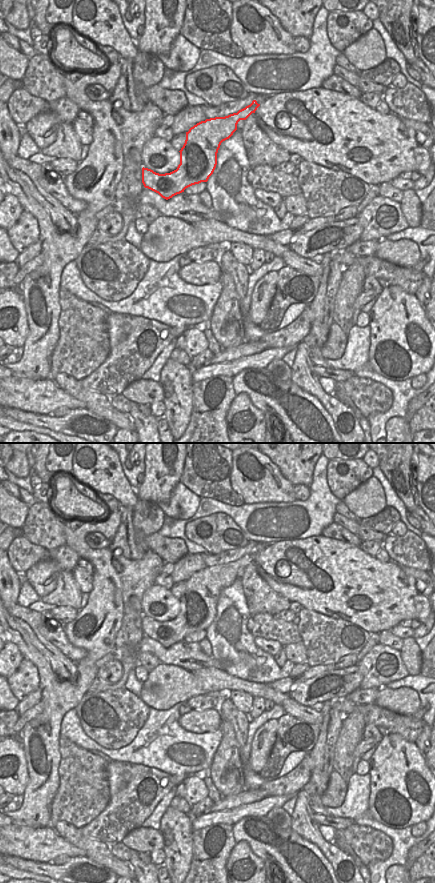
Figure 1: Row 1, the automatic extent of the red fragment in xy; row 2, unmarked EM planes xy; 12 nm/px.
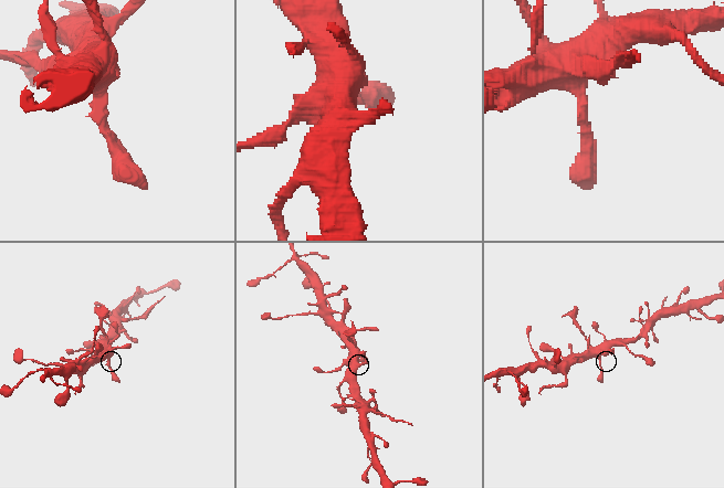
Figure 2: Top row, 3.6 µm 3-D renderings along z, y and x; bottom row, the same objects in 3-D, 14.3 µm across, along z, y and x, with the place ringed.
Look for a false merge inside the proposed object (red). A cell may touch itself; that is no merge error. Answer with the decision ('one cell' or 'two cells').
one cell

